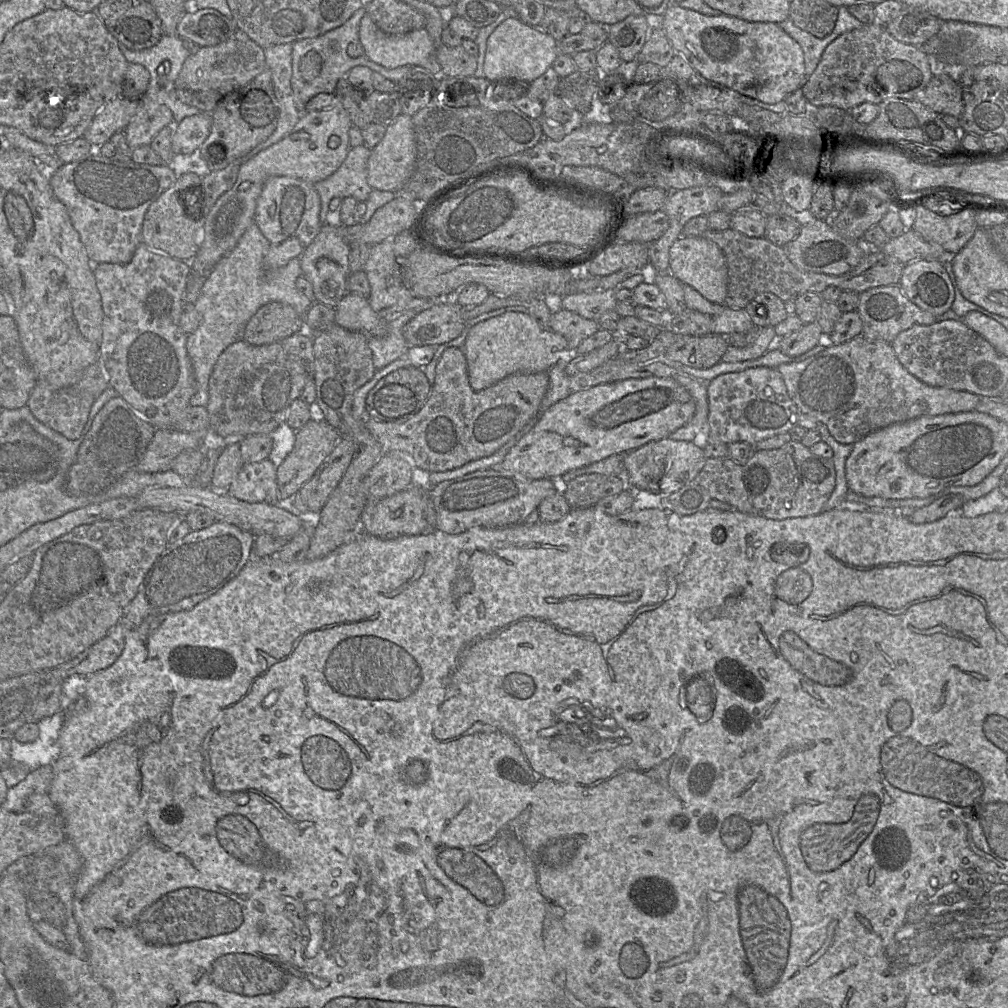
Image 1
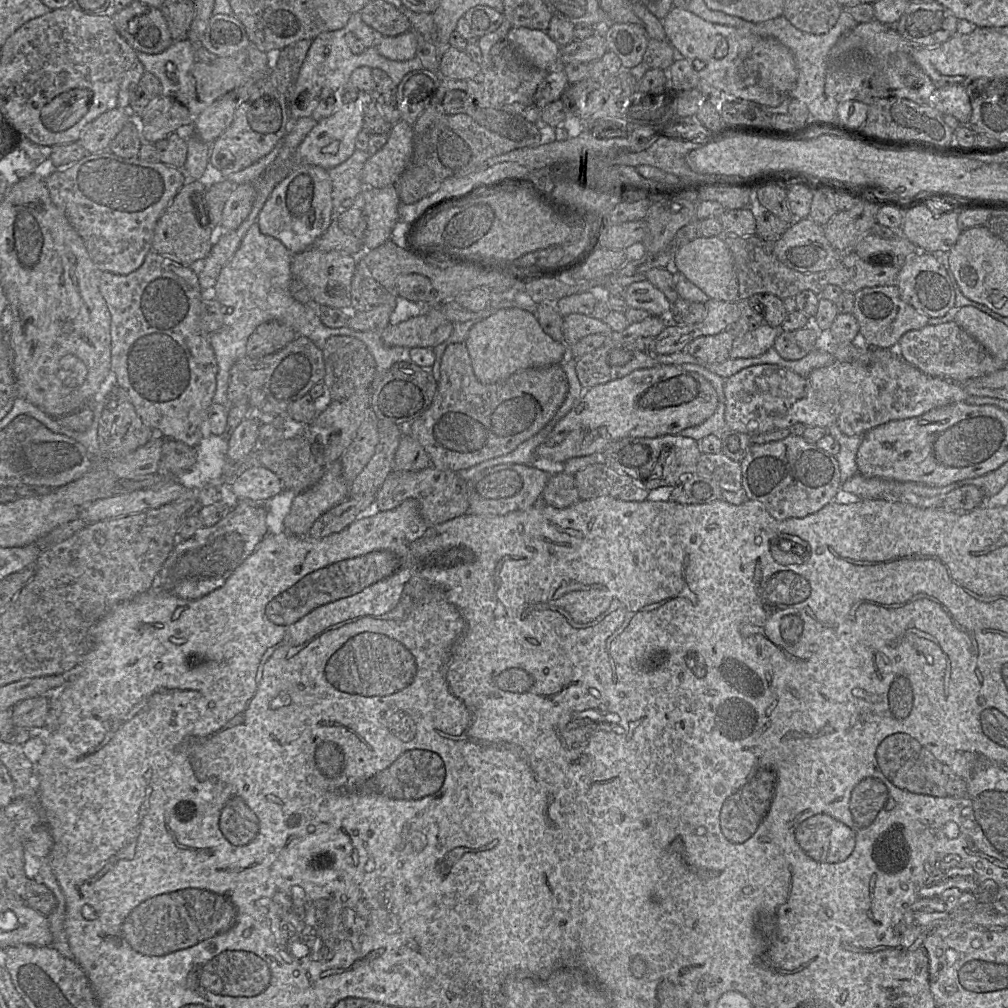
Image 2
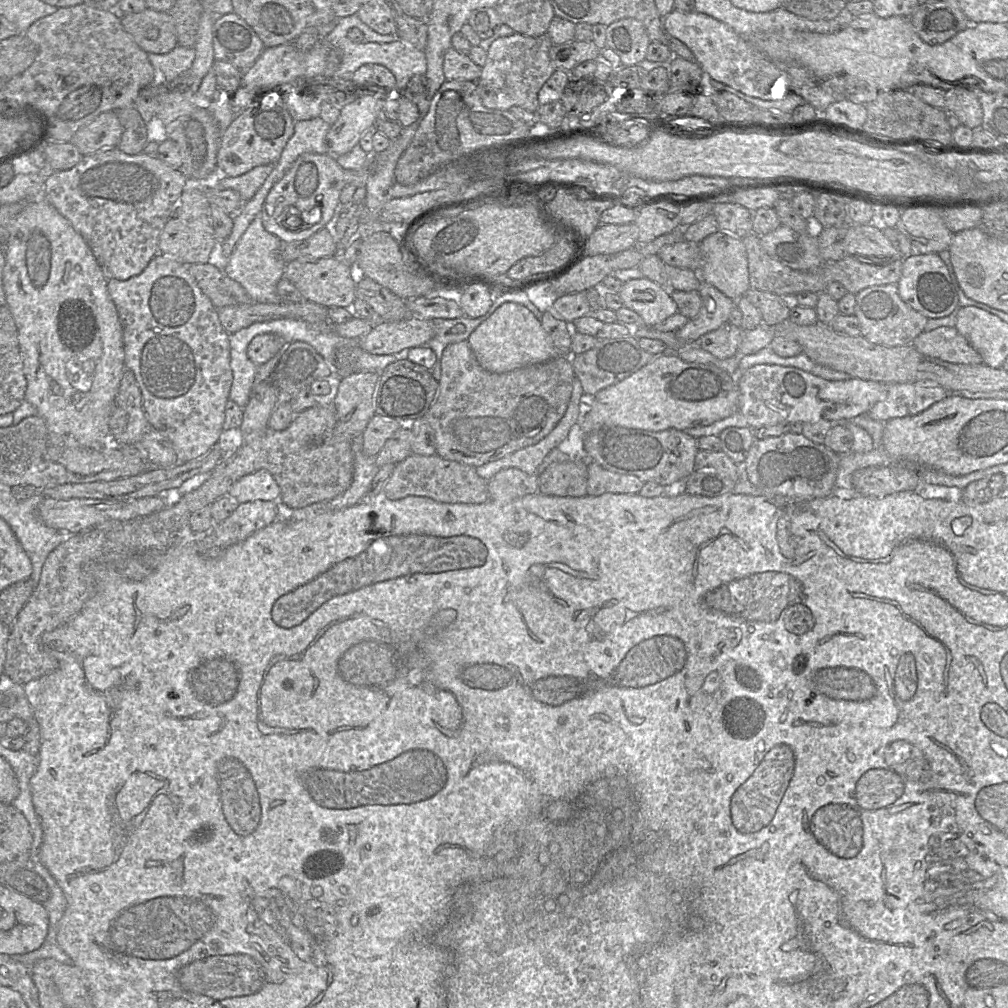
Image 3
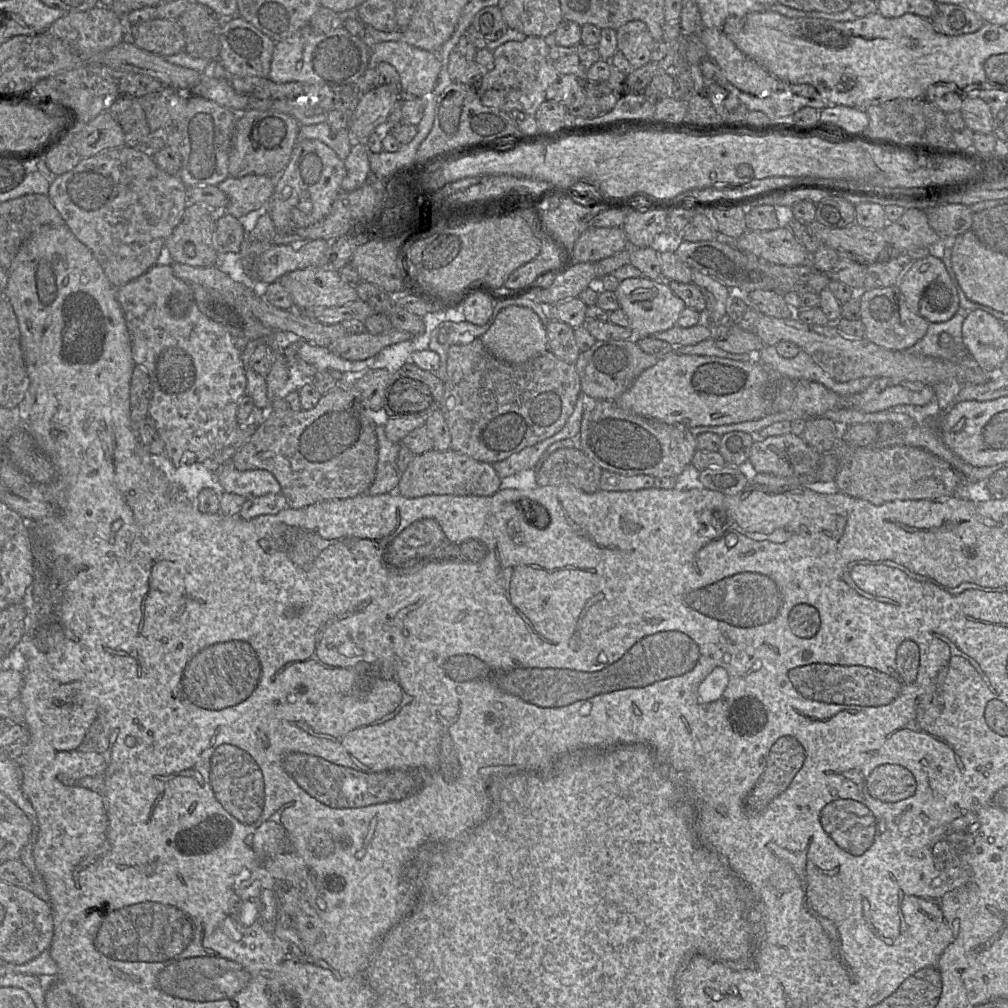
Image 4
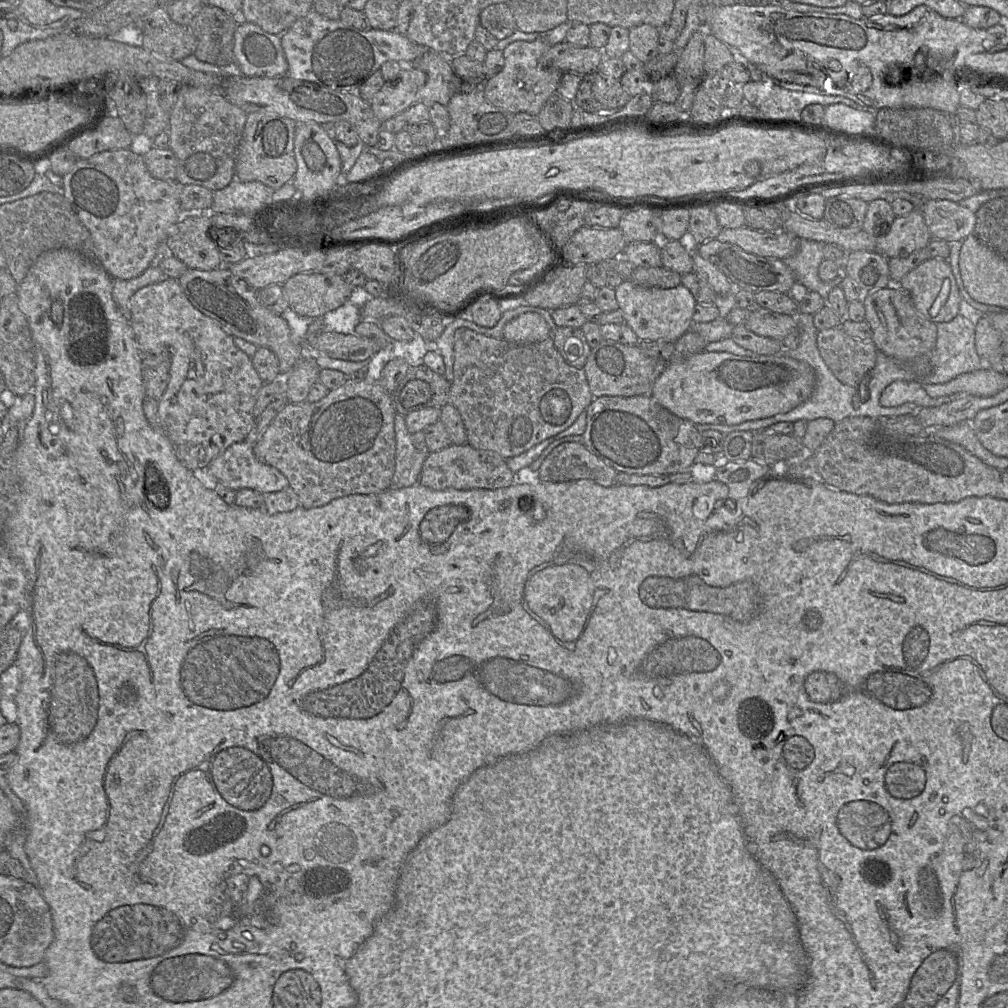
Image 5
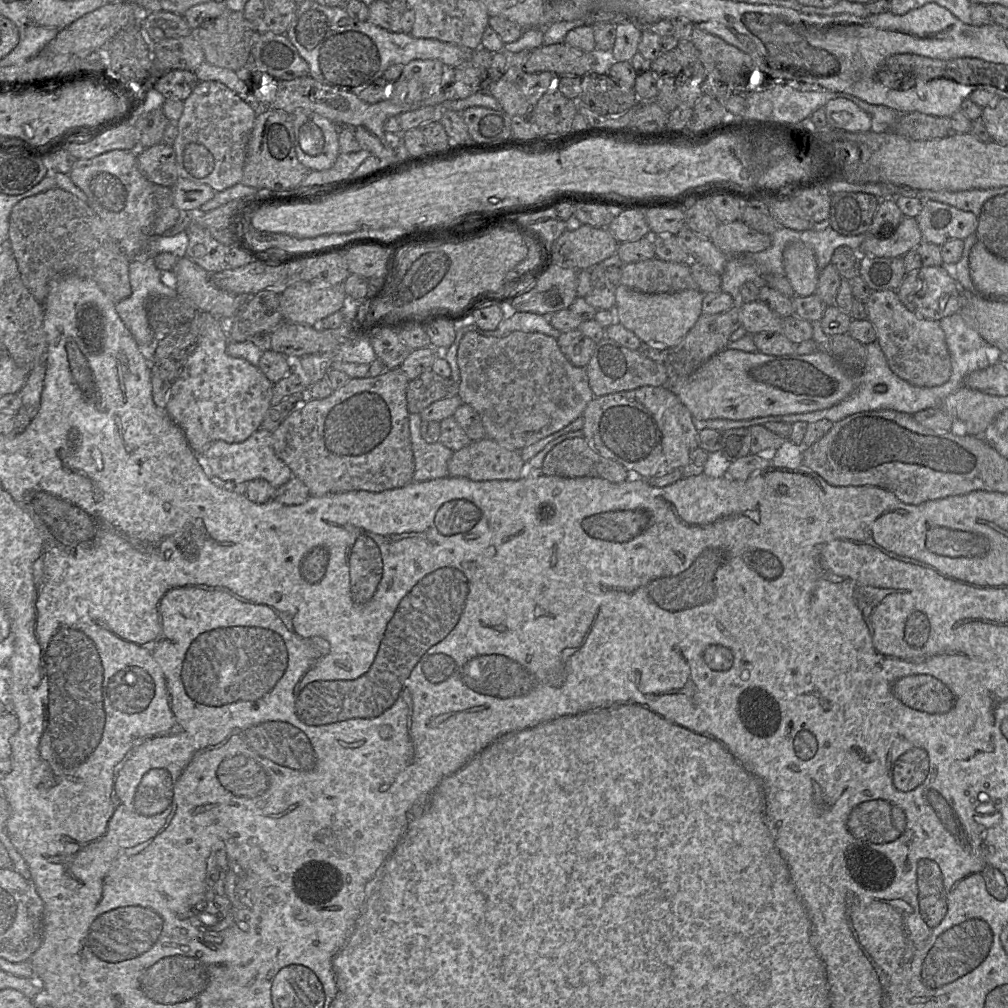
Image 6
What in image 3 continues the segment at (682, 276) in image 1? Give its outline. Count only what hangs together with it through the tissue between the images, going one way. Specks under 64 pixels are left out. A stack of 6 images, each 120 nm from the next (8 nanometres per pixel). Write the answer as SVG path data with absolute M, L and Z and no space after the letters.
M717 231L699 243L703 255L700 279L737 301L750 288L742 239Z

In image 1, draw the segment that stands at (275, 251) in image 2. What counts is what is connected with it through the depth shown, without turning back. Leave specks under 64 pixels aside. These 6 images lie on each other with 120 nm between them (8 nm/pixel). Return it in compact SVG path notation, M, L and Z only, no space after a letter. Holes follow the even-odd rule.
M254 222L205 279L200 295L194 303L201 316L201 323L194 332L187 334L187 353L197 383L197 390L190 400L190 406L206 407L209 398L209 378L217 359L229 345L243 339L248 321L260 307L269 302L284 302L304 317L312 305L296 286L297 279L302 275L300 258L293 258L276 270L268 270L265 267L268 249L267 239ZM414 309L405 310L402 315L397 315L388 321L388 333L385 337L377 338L368 336L368 345L372 351L372 360L376 370L385 367L396 359L406 357L409 347L414 347L408 345L405 340L403 336L403 328L416 314L418 313Z

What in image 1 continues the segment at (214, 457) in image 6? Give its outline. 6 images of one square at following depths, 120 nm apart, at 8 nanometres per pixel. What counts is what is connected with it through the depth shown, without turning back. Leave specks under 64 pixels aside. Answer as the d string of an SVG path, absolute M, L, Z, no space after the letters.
M269 460L244 464L231 483L228 494L248 503L277 502L277 467Z

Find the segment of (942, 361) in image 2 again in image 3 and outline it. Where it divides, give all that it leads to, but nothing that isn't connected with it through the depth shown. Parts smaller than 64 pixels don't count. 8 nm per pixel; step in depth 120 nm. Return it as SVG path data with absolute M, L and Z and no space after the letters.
M938 327L921 332L910 344L921 354L955 364L979 365L982 356L957 331L956 327Z

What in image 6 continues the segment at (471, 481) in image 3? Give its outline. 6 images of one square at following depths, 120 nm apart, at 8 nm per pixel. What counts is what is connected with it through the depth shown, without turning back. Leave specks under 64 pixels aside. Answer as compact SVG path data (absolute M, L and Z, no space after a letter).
M483 438L454 451L448 461L447 470L450 477L462 477L472 481L517 480L524 463L520 451L509 450L494 440Z

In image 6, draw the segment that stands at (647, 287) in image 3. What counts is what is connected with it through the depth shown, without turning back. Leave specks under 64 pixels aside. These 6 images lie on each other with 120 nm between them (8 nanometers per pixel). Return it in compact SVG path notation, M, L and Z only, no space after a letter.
M625 285L614 287L614 313L617 323L633 332L641 342L673 348L679 344L702 315L704 294L698 290L646 294Z

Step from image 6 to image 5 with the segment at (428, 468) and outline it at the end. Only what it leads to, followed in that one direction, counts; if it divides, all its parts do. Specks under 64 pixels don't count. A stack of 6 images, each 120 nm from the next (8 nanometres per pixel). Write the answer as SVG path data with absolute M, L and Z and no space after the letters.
M398 413L395 416L395 438L395 471L391 488L410 487L419 482L429 451L419 450L415 447L412 436L406 427L405 416Z

